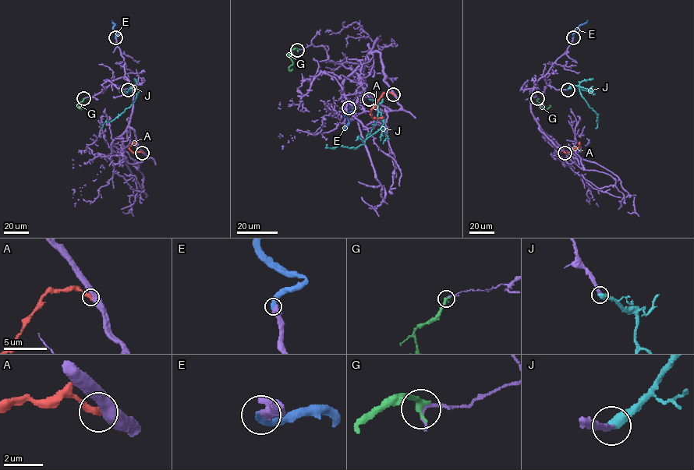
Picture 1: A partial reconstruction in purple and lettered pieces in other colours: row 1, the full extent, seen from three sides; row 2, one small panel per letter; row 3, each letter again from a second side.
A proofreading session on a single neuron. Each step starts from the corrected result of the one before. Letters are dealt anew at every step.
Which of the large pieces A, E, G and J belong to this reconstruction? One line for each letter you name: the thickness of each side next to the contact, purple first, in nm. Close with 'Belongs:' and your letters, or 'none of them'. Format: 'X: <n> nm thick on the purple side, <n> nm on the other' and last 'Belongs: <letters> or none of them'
E: 360 nm thick on the purple side, 400 nm on the other
J: 280 nm thick on the purple side, 500 nm on the other
Belongs: E, J

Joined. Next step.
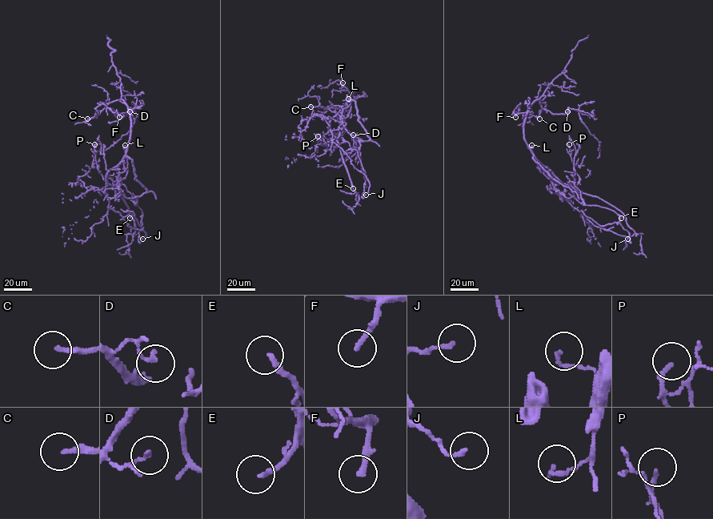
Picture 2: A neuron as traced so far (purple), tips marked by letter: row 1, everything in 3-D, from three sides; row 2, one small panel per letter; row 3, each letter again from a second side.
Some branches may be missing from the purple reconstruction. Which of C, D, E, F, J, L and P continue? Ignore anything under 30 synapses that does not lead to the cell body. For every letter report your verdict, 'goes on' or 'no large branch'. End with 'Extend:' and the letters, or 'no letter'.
C: goes on
D: no large branch
E: goes on
F: goes on
J: no large branch
L: no large branch
P: no large branch
Extend: C, E, F

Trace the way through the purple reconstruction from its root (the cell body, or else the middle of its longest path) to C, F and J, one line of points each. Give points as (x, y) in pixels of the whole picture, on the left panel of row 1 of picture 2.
C: (127, 144), (130, 115), (127, 106), (122, 99), (110, 102), (96, 115), (87, 118)
F: (127, 144), (130, 115), (126, 112), (119, 117)
J: (127, 144), (126, 154), (132, 160), (135, 179), (146, 190), (135, 203), (142, 214), (139, 231), (142, 239)

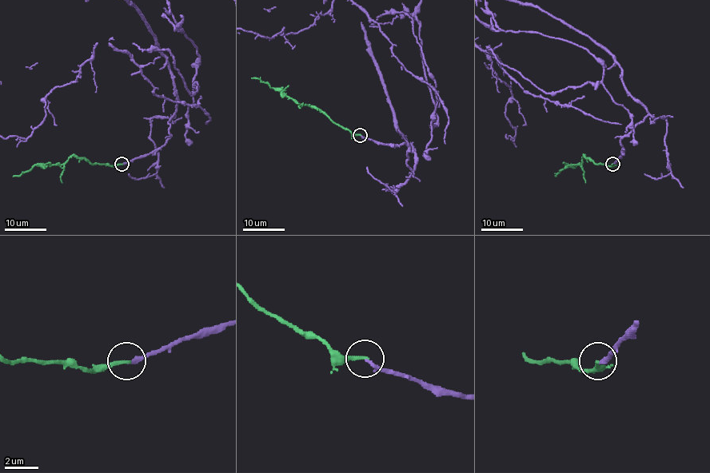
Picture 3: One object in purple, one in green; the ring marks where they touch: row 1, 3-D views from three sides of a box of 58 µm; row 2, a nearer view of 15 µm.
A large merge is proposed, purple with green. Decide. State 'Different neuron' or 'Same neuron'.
Same neuron

